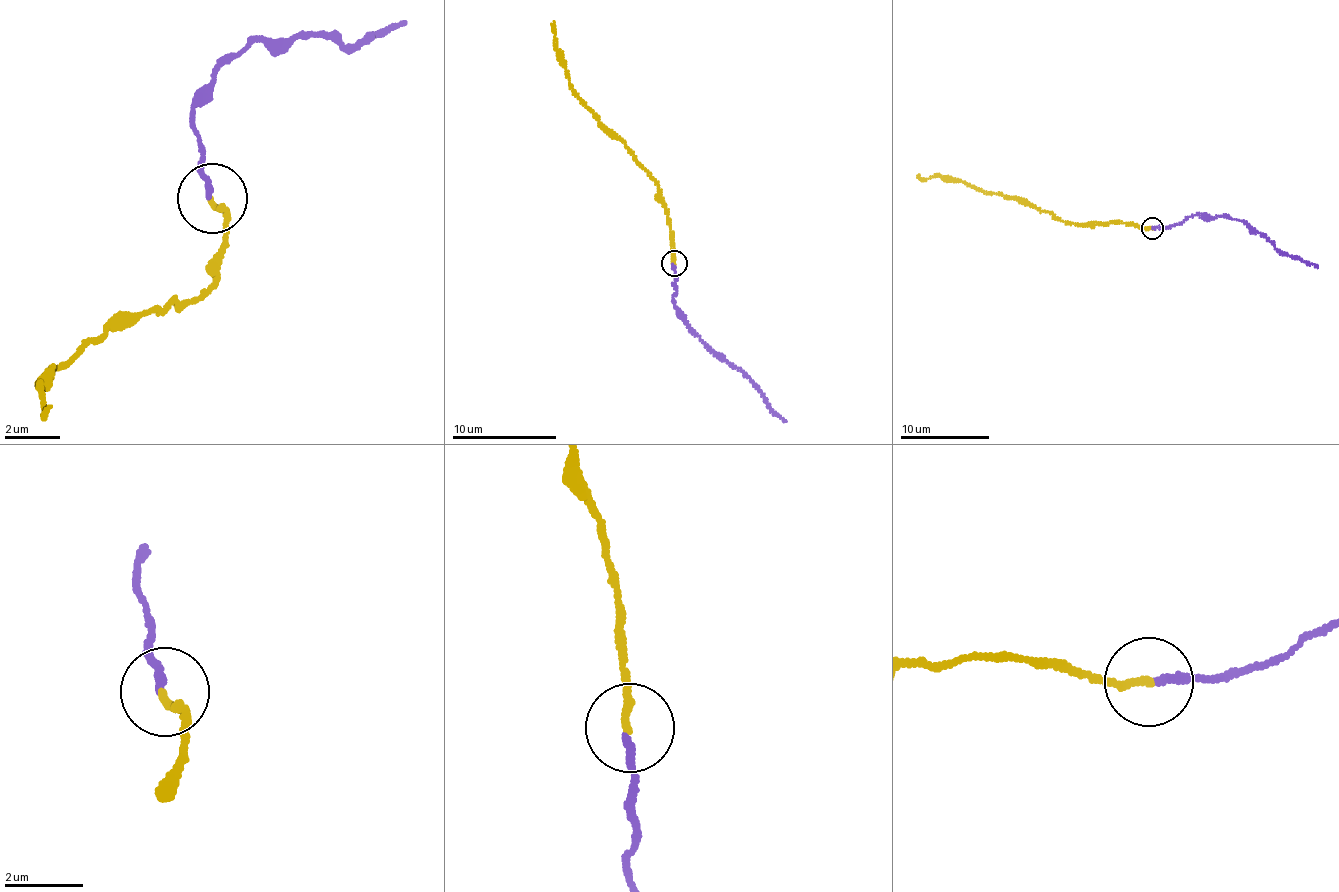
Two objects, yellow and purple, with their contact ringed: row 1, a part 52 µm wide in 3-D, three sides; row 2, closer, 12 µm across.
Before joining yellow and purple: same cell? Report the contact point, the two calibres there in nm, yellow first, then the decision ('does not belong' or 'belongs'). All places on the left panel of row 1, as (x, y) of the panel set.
place (212, 198); calibres 190 and 200 nm; belongs

